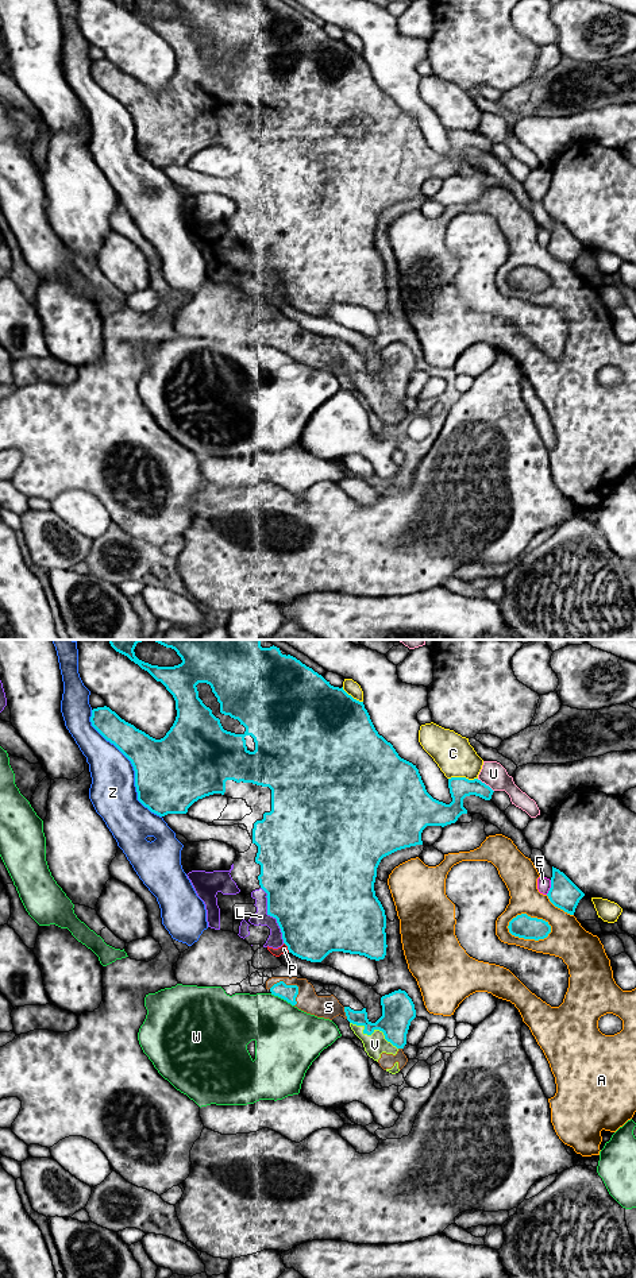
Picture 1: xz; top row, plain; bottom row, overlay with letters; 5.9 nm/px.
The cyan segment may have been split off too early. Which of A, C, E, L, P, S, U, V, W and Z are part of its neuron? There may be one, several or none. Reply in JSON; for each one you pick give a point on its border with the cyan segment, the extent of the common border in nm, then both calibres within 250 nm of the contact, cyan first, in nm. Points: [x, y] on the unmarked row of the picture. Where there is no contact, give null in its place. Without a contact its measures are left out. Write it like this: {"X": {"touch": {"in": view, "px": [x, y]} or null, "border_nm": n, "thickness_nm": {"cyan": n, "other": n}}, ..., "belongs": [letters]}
{"S": {"touch": {"in": "xz", "px": [292, 338]}, "border_nm": 200, "thickness_nm": {"cyan": 100, "other": 140}}, "V": {"touch": {"in": "xz", "px": [373, 383]}, "border_nm": 340, "thickness_nm": {"cyan": 190, "other": 130}}, "belongs": ["S", "V"]}

